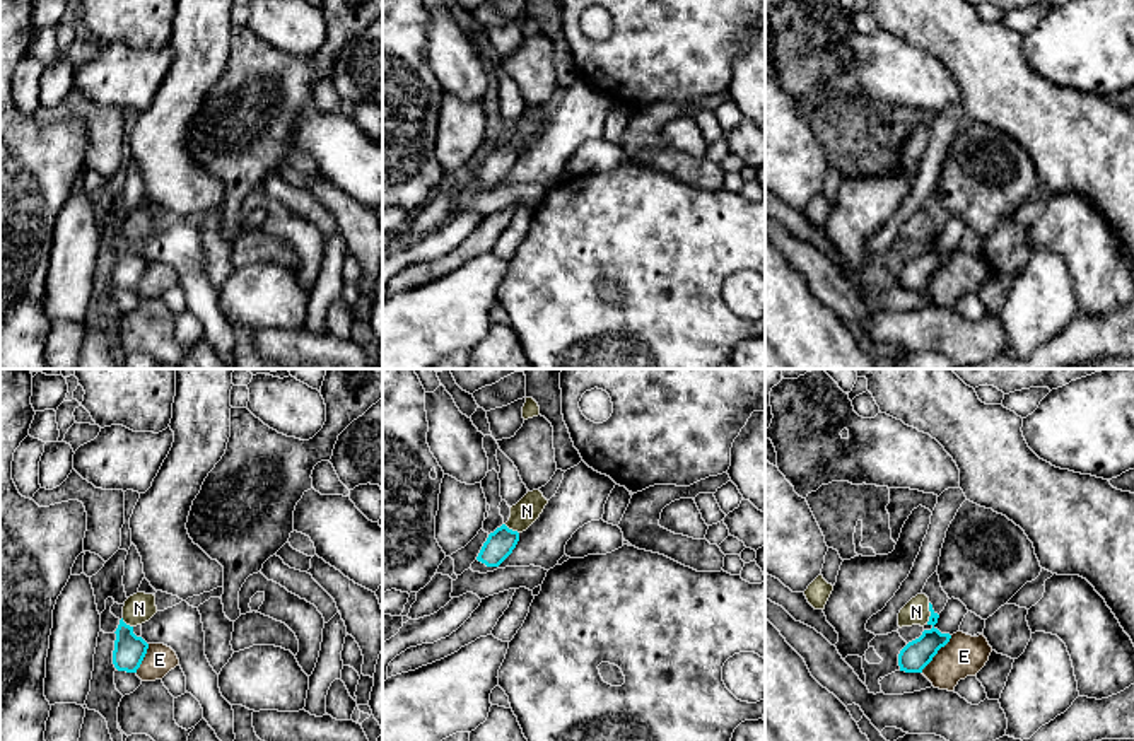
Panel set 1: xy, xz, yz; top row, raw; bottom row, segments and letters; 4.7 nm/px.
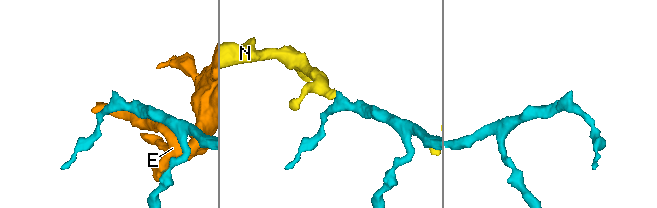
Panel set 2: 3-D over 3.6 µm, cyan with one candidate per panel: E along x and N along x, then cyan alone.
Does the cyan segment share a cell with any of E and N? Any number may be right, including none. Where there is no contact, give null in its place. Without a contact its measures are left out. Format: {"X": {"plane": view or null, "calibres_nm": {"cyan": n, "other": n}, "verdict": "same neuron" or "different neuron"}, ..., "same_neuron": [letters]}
{"E": {"plane": "yz", "calibres_nm": {"cyan": 140, "other": 190}, "verdict": "different neuron"}, "N": {"plane": "yz", "calibres_nm": {"cyan": 140, "other": 120}, "verdict": "same neuron"}, "same_neuron": ["N"]}

